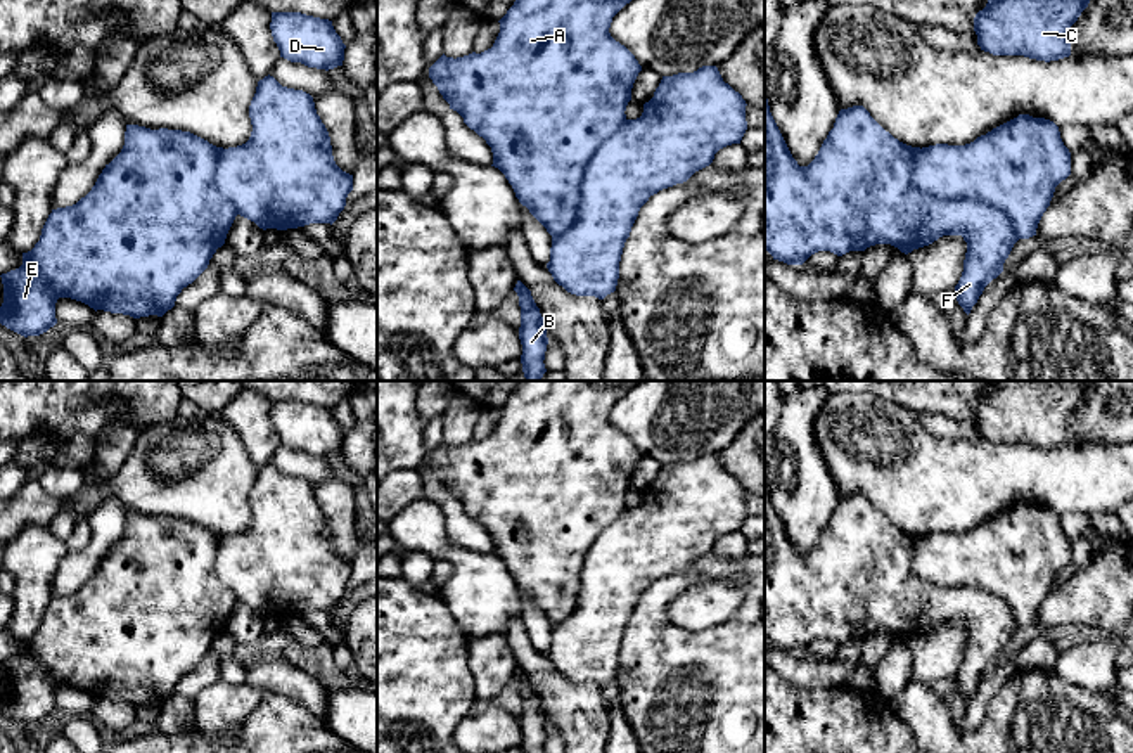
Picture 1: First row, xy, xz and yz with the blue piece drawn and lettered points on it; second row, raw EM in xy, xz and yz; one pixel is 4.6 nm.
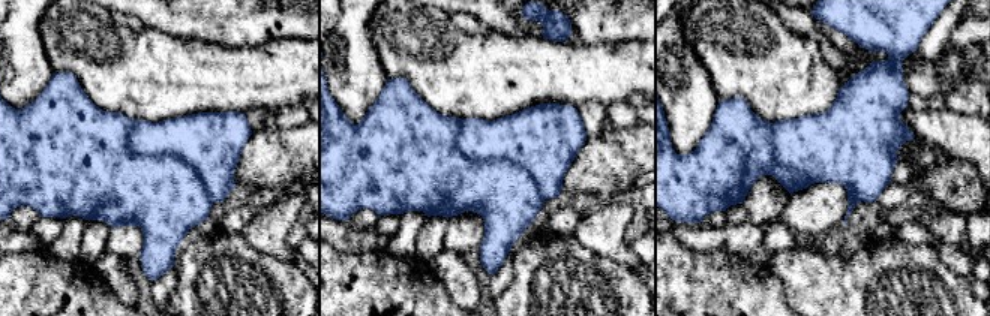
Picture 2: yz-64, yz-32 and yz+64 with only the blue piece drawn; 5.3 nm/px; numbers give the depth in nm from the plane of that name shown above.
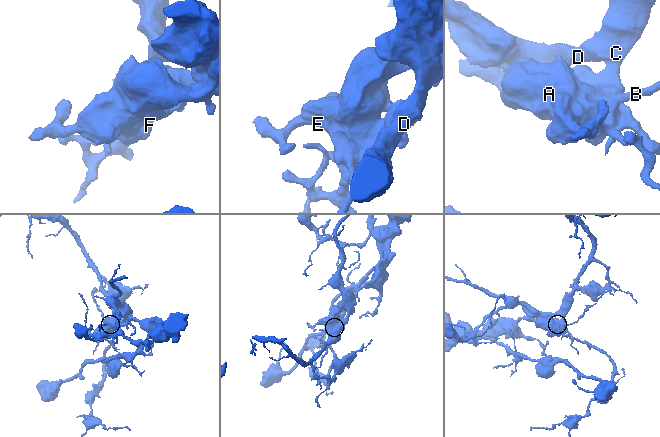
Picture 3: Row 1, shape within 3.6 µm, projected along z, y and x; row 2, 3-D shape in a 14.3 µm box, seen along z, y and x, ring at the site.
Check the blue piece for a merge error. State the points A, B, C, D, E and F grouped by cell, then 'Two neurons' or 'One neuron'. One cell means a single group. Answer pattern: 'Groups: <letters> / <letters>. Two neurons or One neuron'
Groups: A B C D E F. One neuron

